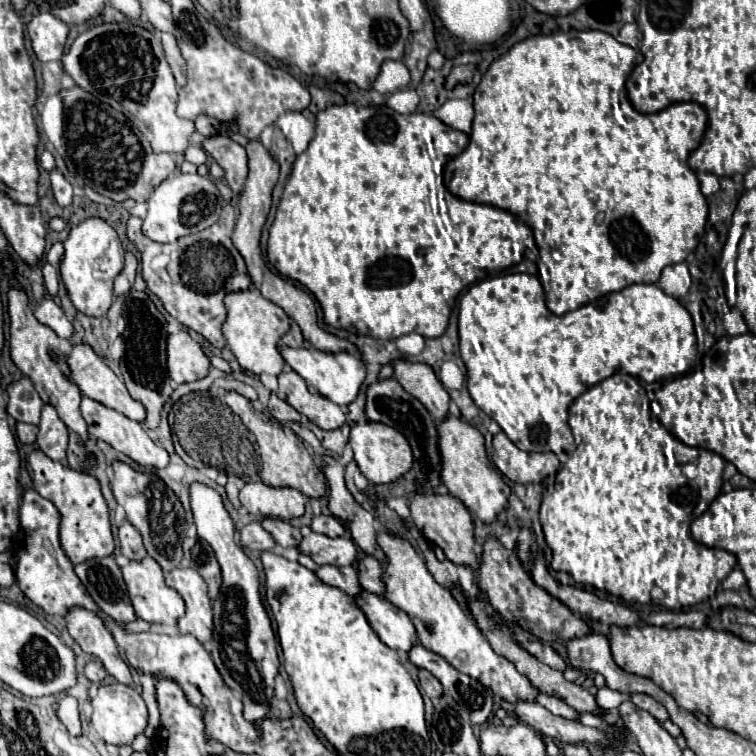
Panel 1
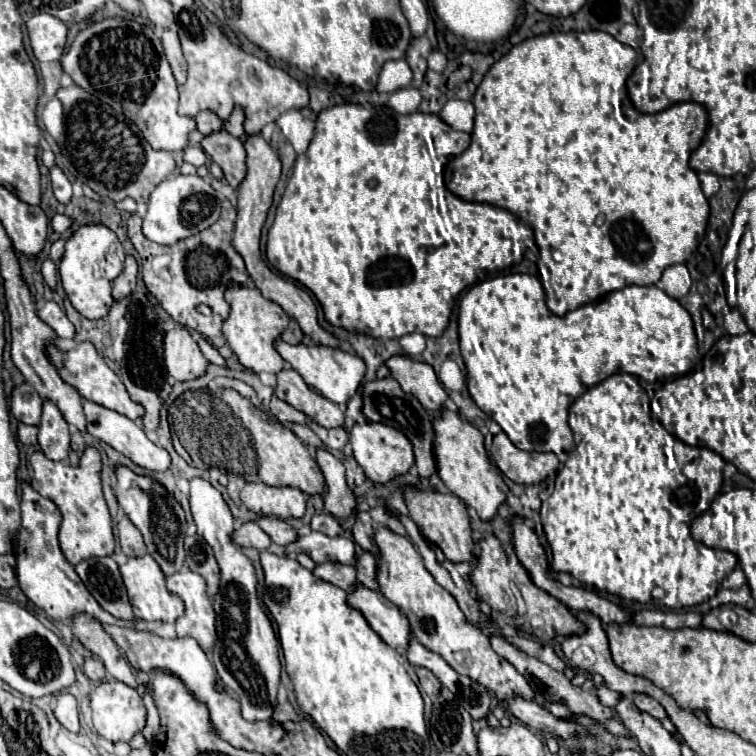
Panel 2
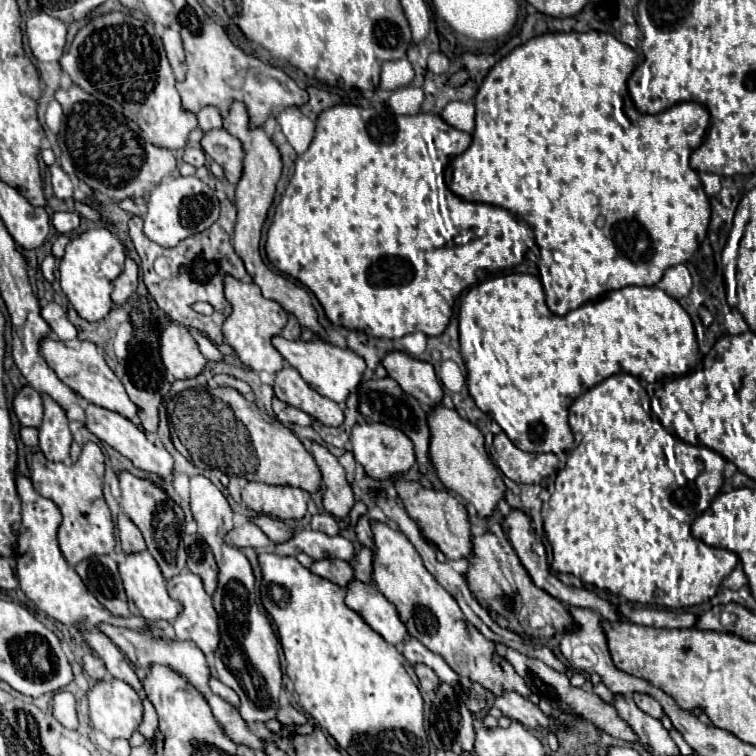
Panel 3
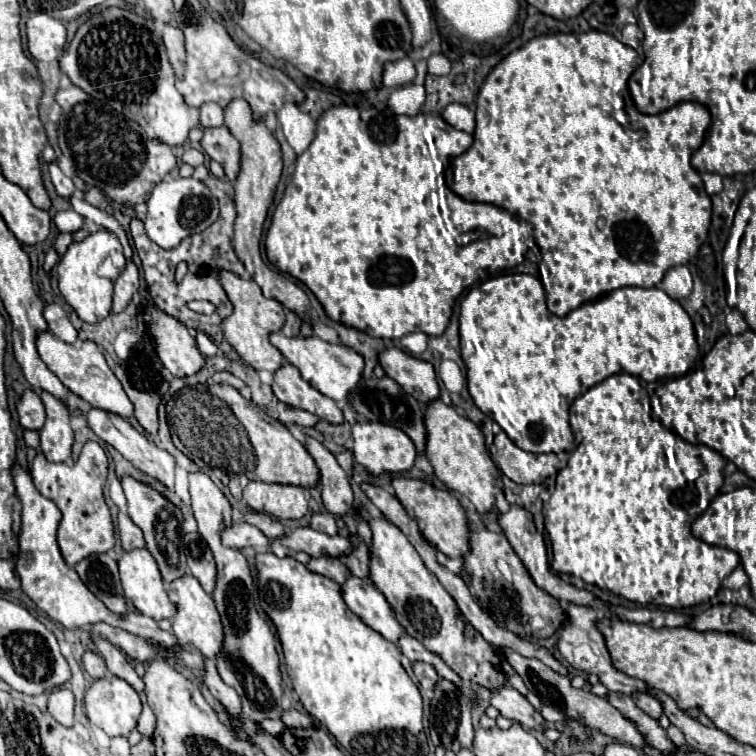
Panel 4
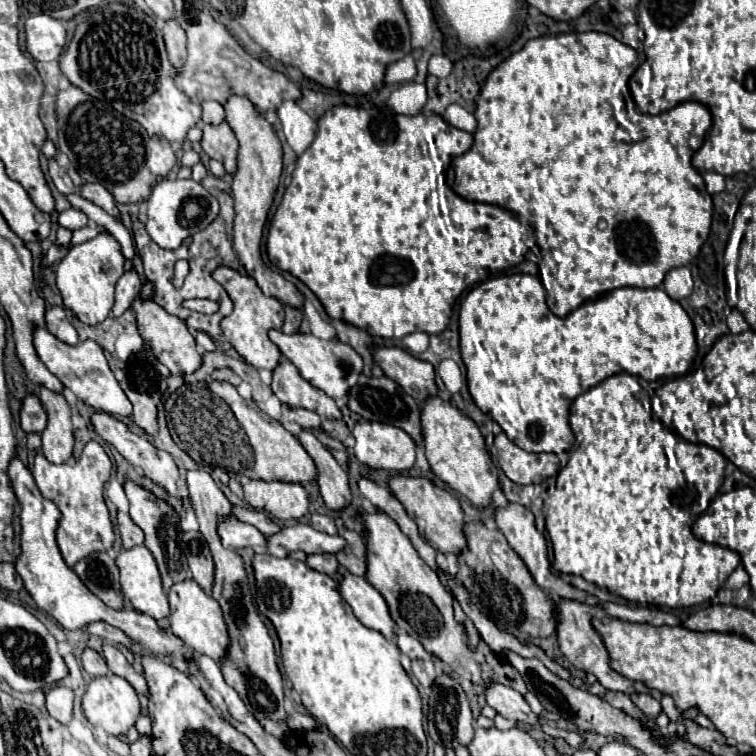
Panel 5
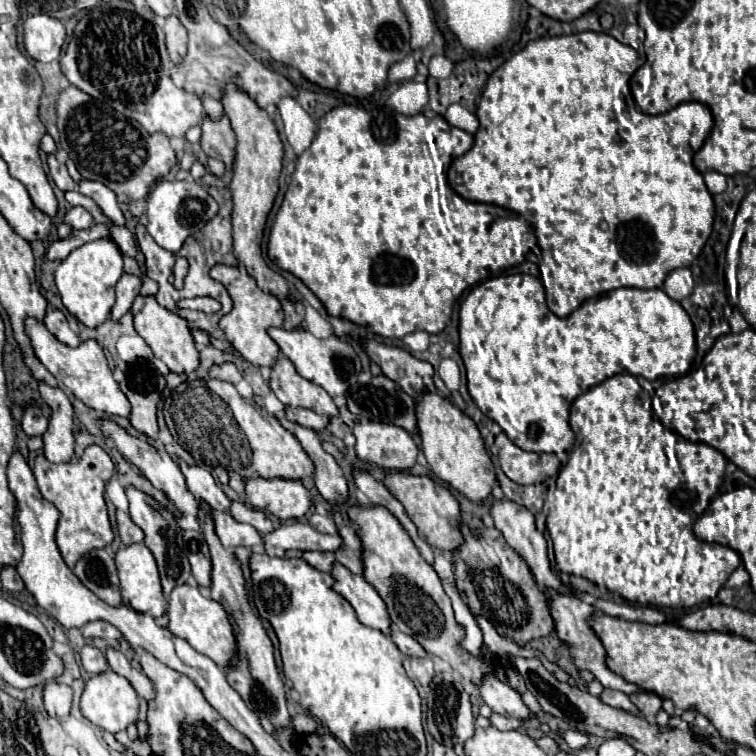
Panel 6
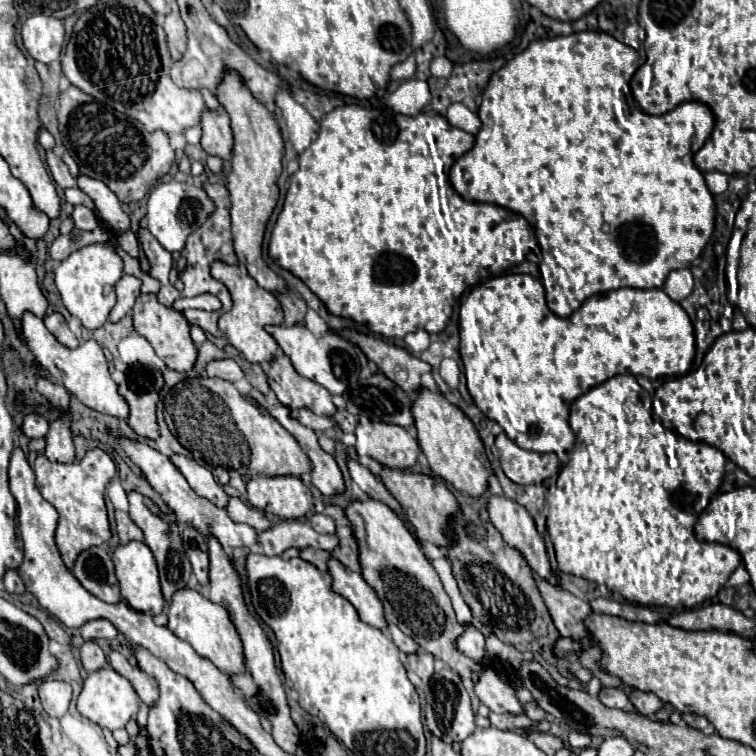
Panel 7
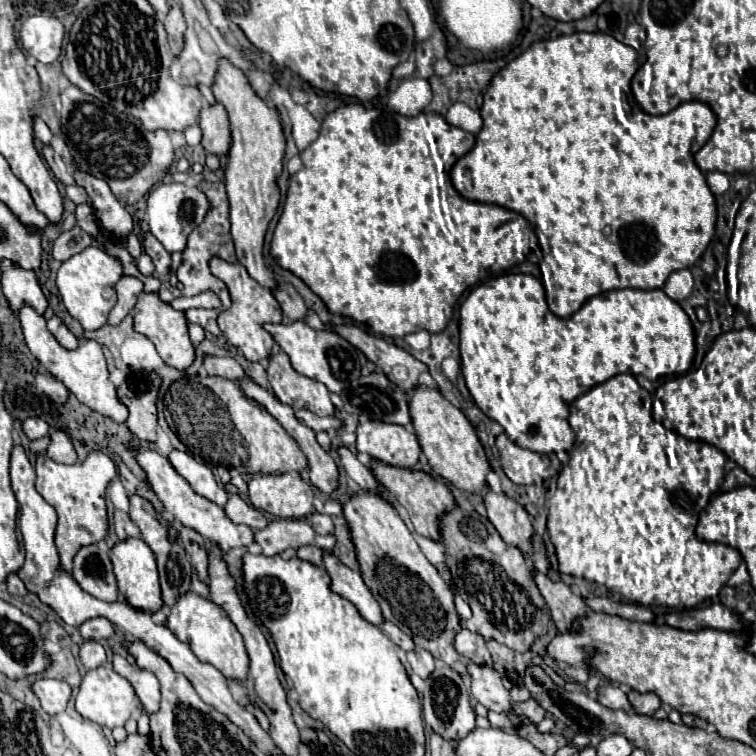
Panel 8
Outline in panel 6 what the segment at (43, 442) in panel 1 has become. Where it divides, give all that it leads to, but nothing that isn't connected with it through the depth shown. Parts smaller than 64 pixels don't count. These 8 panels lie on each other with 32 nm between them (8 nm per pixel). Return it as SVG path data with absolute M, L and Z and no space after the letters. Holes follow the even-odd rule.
M38 384L42 400L50 406L50 422L44 432L44 456L50 462L70 462L74 456L74 436L72 436L72 404L60 388L50 388L48 384Z

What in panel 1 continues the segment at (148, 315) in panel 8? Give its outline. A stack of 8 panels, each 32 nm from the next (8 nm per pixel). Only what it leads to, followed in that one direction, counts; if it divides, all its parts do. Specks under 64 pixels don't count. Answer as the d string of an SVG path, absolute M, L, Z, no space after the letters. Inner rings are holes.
M178 332L168 338L168 372L176 384L196 382L206 378L210 358L188 332Z

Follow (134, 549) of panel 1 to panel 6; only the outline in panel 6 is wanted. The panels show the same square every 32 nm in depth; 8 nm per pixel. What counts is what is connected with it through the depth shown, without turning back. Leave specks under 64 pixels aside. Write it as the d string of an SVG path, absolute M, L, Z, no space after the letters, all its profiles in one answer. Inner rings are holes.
M116 512L116 522L118 522L118 532L122 538L122 544L138 544L144 540L144 532L132 522L132 518L126 512Z

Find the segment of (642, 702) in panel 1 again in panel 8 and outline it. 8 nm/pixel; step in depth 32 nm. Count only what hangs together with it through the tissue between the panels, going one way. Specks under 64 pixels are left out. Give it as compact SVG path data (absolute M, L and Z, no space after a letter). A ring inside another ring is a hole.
M630 690L630 692L628 692L628 700L630 700L630 704L634 706L634 710L636 710L638 714L646 714L646 716L652 716L652 714L662 706L660 698L658 698L656 694L652 694L652 692L640 694L640 692L636 692L636 690Z

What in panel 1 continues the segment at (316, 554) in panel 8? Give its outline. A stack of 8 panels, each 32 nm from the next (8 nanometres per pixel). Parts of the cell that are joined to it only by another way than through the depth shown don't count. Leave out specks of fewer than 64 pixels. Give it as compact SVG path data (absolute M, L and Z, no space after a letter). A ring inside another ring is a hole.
M320 566L316 576L324 584L330 584L330 586L336 586L336 588L344 590L352 598L360 596L360 592L362 592L362 586L358 582L358 574L356 574L356 570L352 566L344 566L344 568L338 568L338 566Z

